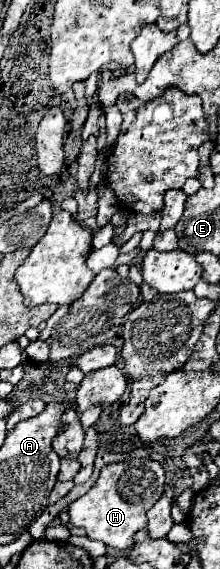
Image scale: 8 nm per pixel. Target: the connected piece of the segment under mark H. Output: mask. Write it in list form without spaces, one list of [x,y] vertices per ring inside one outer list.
[[[151,457],[121,461],[103,467],[97,483],[83,497],[69,505],[71,523],[75,527],[83,527],[89,539],[99,539],[107,547],[129,549],[133,547],[133,535],[147,527],[147,511],[163,495],[163,485],[163,467]]]

